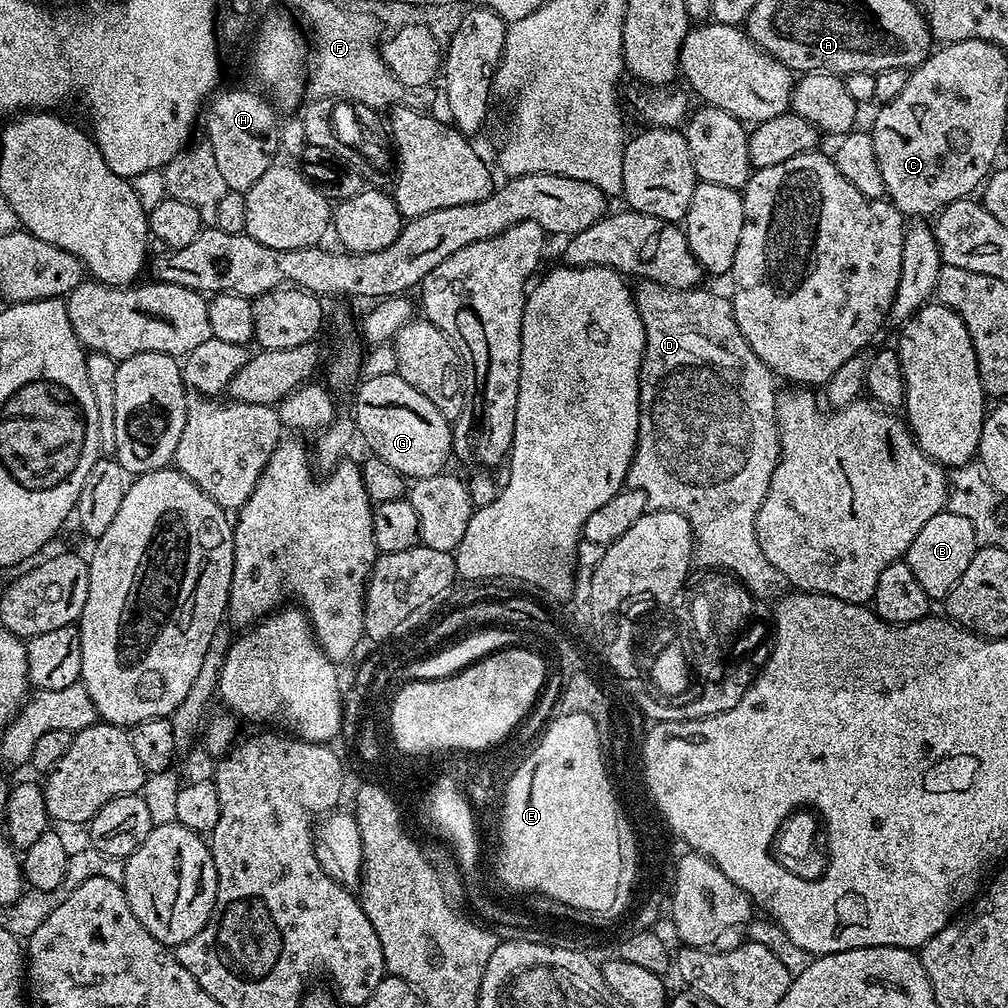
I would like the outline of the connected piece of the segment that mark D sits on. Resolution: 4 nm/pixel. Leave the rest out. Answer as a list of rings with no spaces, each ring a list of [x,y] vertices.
[[[641,283],[635,289],[636,309],[642,318],[644,327],[644,361],[640,367],[640,438],[636,453],[628,471],[627,487],[637,488],[648,495],[648,507],[662,512],[677,512],[685,516],[692,527],[694,541],[694,560],[697,565],[708,570],[723,570],[736,577],[753,597],[768,596],[782,584],[778,570],[770,566],[766,554],[762,554],[762,546],[758,546],[756,537],[756,519],[762,506],[762,498],[766,498],[766,490],[770,486],[770,478],[780,461],[780,431],[776,421],[777,381],[772,369],[767,368],[750,350],[742,330],[738,330],[738,322],[732,313],[732,302],[727,295],[719,296],[716,292],[707,292],[704,286],[695,288],[667,288],[661,284]]]

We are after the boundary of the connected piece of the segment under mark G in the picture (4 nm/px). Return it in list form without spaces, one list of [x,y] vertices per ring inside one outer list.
[[[392,370],[362,384],[355,389],[354,428],[359,439],[361,436],[368,443],[367,451],[412,480],[445,471],[444,463],[453,455],[452,424],[434,407],[434,402],[418,394],[410,382]]]

